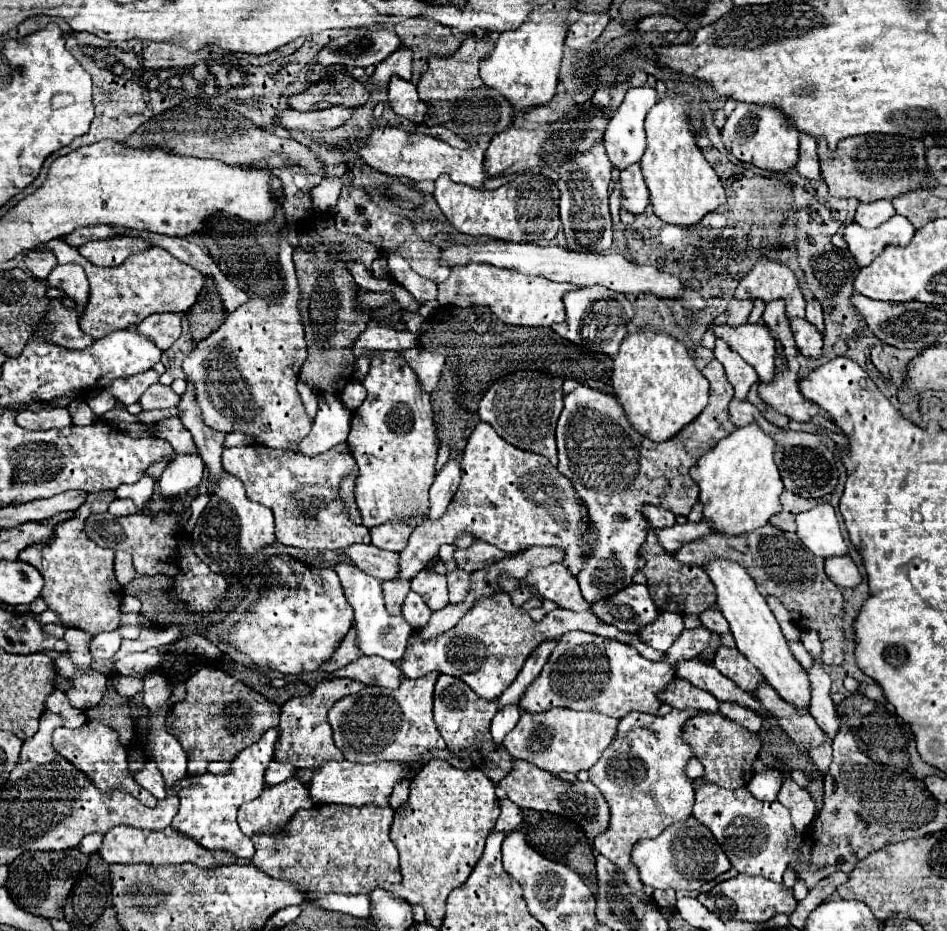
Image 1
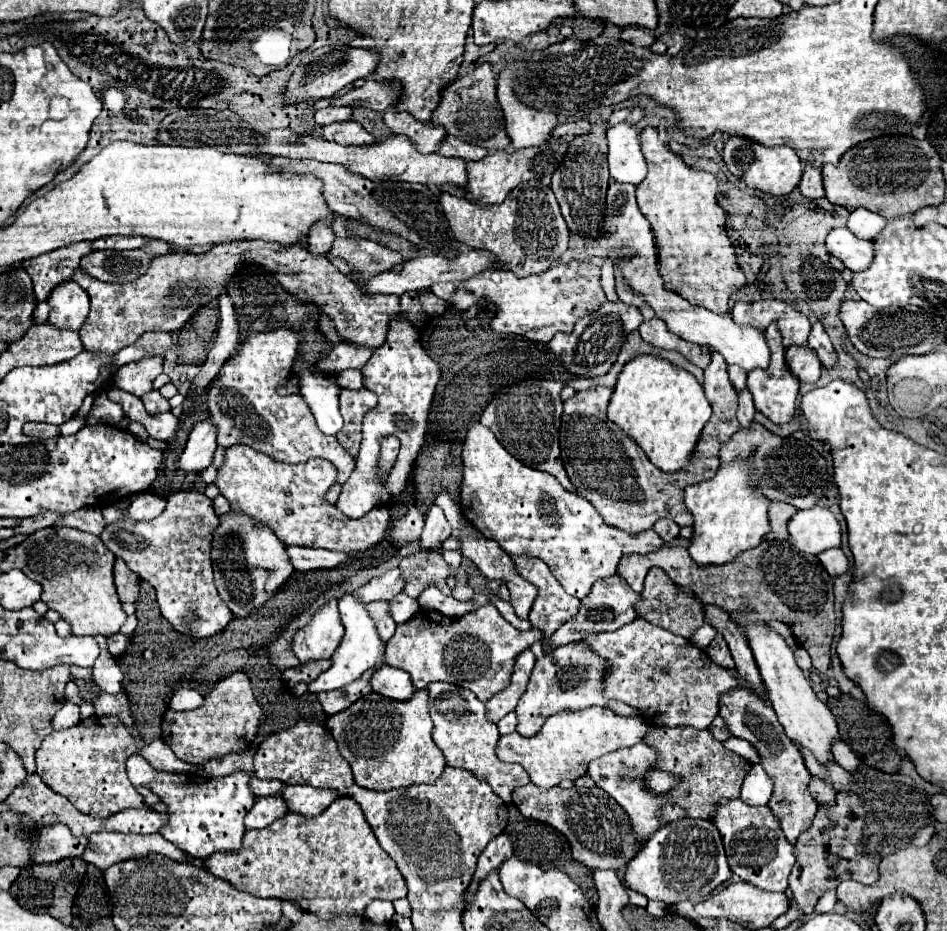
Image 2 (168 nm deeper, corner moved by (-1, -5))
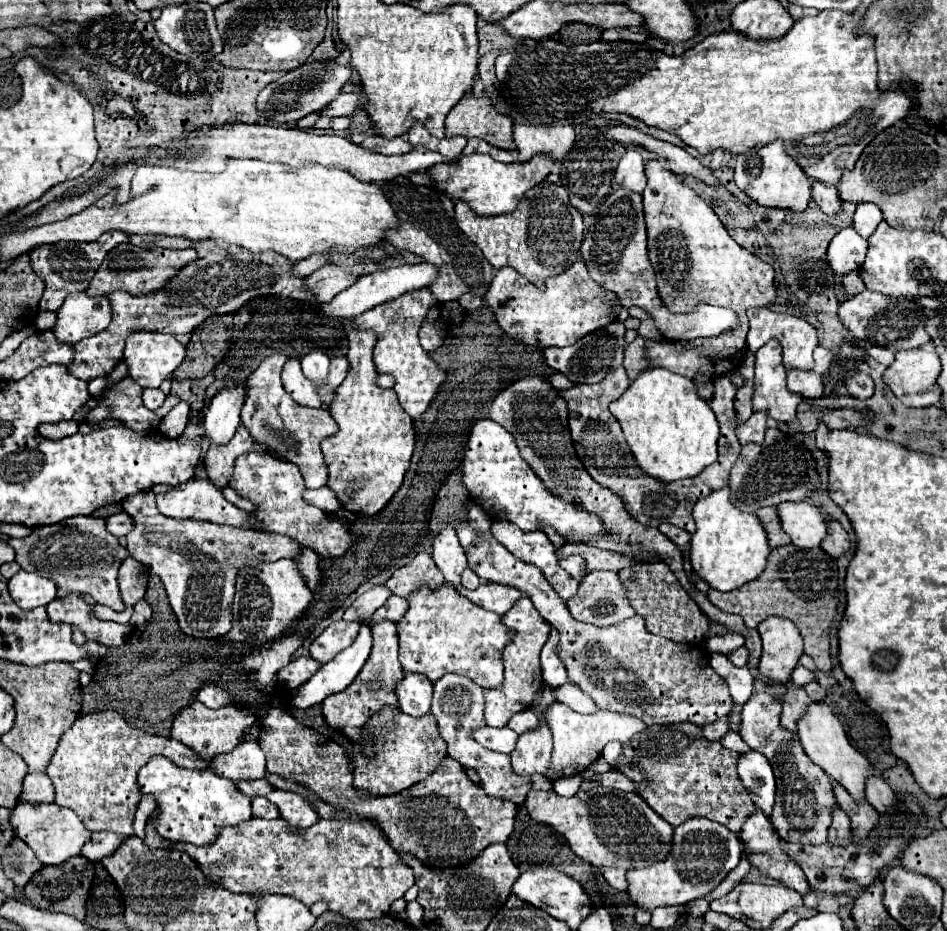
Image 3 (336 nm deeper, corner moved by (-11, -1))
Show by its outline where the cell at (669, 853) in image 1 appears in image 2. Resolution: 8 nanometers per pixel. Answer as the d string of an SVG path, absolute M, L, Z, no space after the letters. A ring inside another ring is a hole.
M682 818L650 836L640 854L626 866L624 884L648 900L660 900L672 906L682 900L690 900L692 904L706 900L730 876L732 870L728 868L718 828L710 820Z

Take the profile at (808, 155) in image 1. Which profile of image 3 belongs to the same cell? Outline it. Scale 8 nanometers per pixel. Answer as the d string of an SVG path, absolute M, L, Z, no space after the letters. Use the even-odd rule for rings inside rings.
M814 180L814 184L812 184L812 198L830 216L840 210L838 188L834 184L820 184L820 180Z

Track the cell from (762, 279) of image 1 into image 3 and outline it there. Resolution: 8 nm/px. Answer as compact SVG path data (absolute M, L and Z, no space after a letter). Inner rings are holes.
M748 308L748 320L750 320L750 332L748 332L748 352L756 352L758 348L762 348L768 340L778 338L782 348L784 348L784 366L790 368L800 368L800 370L812 370L814 368L814 360L812 360L812 352L818 346L818 338L816 338L816 328L800 318L800 316L790 316L790 314L780 314L780 312L772 312L770 308Z

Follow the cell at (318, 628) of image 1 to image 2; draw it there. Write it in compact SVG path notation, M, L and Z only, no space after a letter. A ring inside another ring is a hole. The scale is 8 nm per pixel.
M330 600L324 608L320 608L314 614L312 622L306 628L296 632L292 650L302 664L320 658L332 658L342 636L344 626L340 620L338 604L336 600Z

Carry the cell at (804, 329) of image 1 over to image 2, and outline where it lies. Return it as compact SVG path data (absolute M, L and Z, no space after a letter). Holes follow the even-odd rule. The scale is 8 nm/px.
M788 348L786 350L786 364L800 382L818 382L822 366L818 364L816 356L810 356L810 350L804 348Z

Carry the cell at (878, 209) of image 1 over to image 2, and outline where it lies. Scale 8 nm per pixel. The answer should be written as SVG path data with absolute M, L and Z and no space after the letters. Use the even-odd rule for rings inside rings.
M856 208L852 210L850 218L848 218L848 224L846 228L856 236L856 238L862 238L862 240L872 240L874 234L878 234L882 228L886 226L886 220L866 208Z

